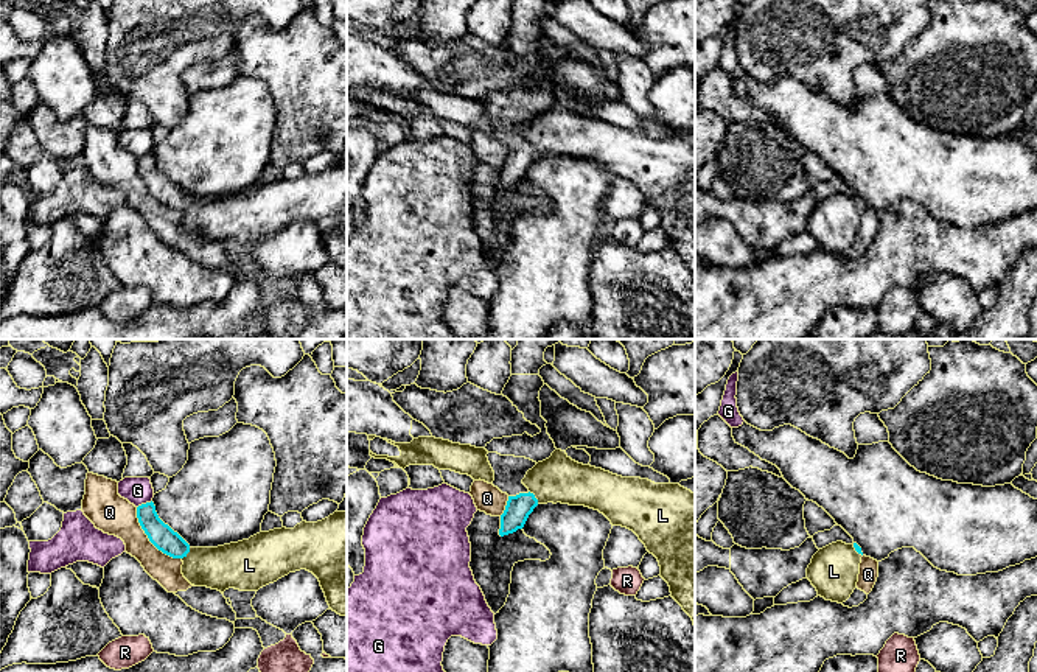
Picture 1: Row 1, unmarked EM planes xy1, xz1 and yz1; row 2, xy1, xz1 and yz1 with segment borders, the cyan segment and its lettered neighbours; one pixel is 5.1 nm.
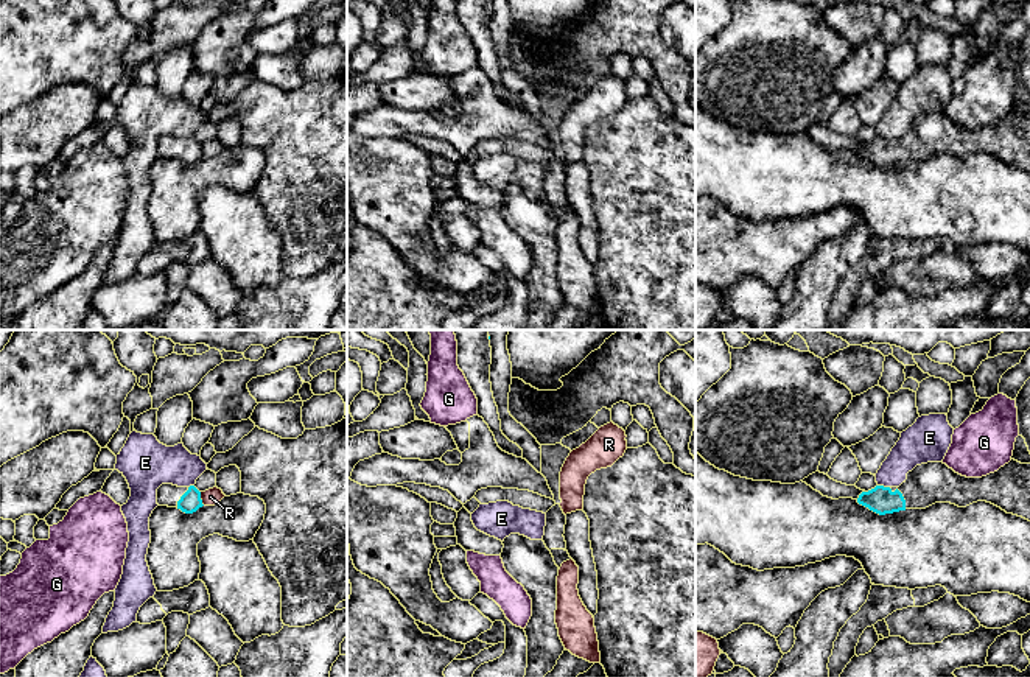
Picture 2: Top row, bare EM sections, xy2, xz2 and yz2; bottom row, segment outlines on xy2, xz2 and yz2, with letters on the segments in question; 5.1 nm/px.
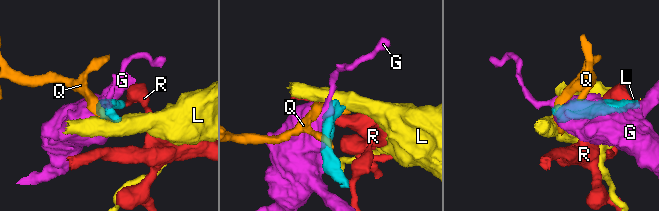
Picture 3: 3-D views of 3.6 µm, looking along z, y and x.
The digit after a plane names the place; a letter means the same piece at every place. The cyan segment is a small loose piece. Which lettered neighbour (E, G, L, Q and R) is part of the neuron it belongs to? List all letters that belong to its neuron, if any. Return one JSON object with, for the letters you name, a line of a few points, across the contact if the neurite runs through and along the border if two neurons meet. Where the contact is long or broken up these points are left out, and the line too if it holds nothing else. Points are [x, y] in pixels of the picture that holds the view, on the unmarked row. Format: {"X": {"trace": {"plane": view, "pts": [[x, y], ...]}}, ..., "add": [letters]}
{"add": []}

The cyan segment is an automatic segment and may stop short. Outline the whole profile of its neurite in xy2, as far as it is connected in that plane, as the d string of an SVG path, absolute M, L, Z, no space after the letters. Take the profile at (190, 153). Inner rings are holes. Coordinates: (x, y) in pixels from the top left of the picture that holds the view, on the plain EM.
M162 135L157 140L157 156L177 159L185 165L193 165L202 159L201 143L194 139L177 139L173 135Z

